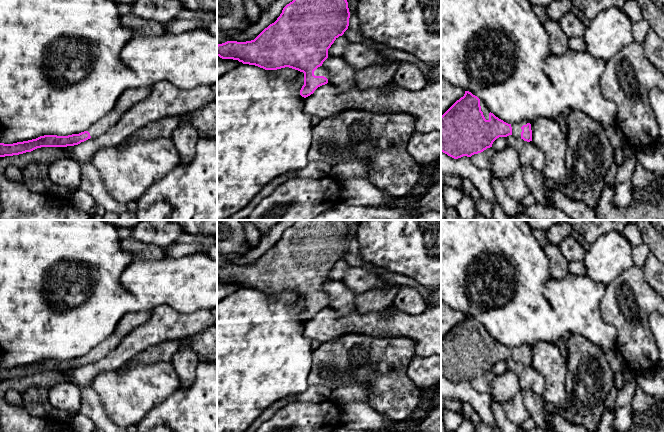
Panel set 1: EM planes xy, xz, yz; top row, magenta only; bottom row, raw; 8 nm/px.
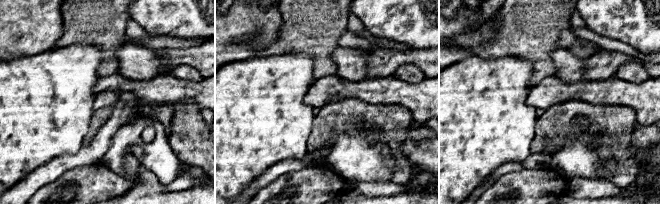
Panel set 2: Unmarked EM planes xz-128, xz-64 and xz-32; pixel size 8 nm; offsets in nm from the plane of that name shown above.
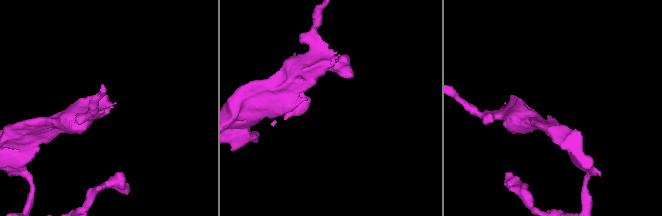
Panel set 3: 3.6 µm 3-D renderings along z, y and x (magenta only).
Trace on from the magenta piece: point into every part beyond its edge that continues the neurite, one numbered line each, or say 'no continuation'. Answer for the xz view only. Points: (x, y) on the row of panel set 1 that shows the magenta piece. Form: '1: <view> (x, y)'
1: xz (320, 71)

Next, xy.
1: xy (130, 97)

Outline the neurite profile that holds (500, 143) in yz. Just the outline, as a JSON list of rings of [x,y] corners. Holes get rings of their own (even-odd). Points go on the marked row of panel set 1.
[[[499,137],[497,138],[493,144],[492,144],[492,148],[495,152],[499,152],[503,149],[505,149],[507,147],[507,140],[505,137]]]

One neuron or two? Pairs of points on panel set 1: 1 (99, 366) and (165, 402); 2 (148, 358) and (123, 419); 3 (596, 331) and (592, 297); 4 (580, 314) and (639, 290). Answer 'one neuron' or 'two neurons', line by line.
1: two neurons
2: two neurons
3: one neuron
4: two neurons

